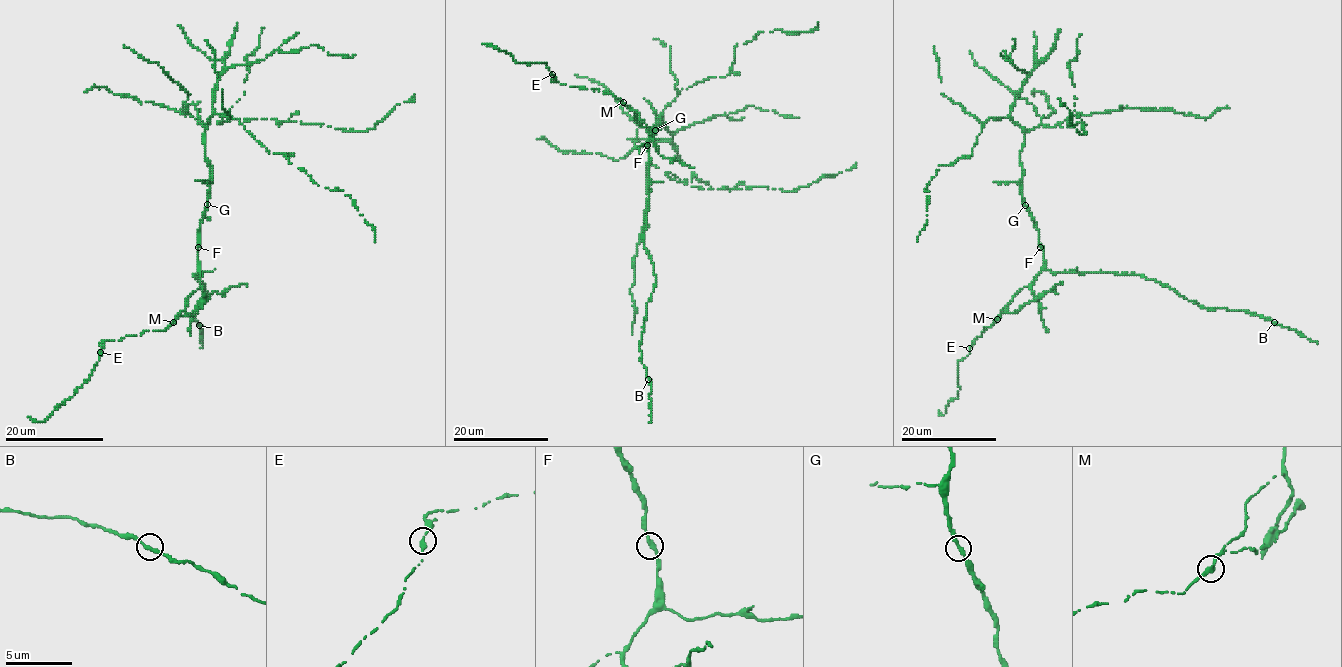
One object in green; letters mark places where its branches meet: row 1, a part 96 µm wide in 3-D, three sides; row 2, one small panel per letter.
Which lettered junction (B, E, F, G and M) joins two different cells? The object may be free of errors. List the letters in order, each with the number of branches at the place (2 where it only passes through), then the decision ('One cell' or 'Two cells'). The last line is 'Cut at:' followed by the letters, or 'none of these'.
B: Branches: 2. One cell
E: Branches: 2. One cell
F: Branches: 2. One cell
G: Branches: 2. One cell
M: Branches: 2. Two cells
Cut at: M

